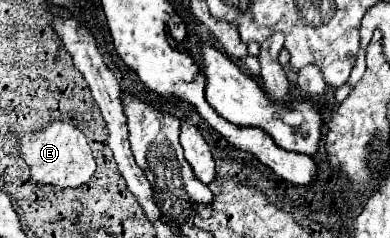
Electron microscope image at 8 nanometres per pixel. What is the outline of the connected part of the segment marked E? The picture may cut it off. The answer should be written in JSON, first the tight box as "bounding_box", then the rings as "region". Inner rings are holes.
{"bounding_box":[18,121,96,189],"region":[[[52,121],[40,133],[26,133],[24,137],[18,137],[18,151],[30,167],[30,177],[40,185],[74,189],[86,185],[96,171],[96,163],[84,133],[64,121]]]}

